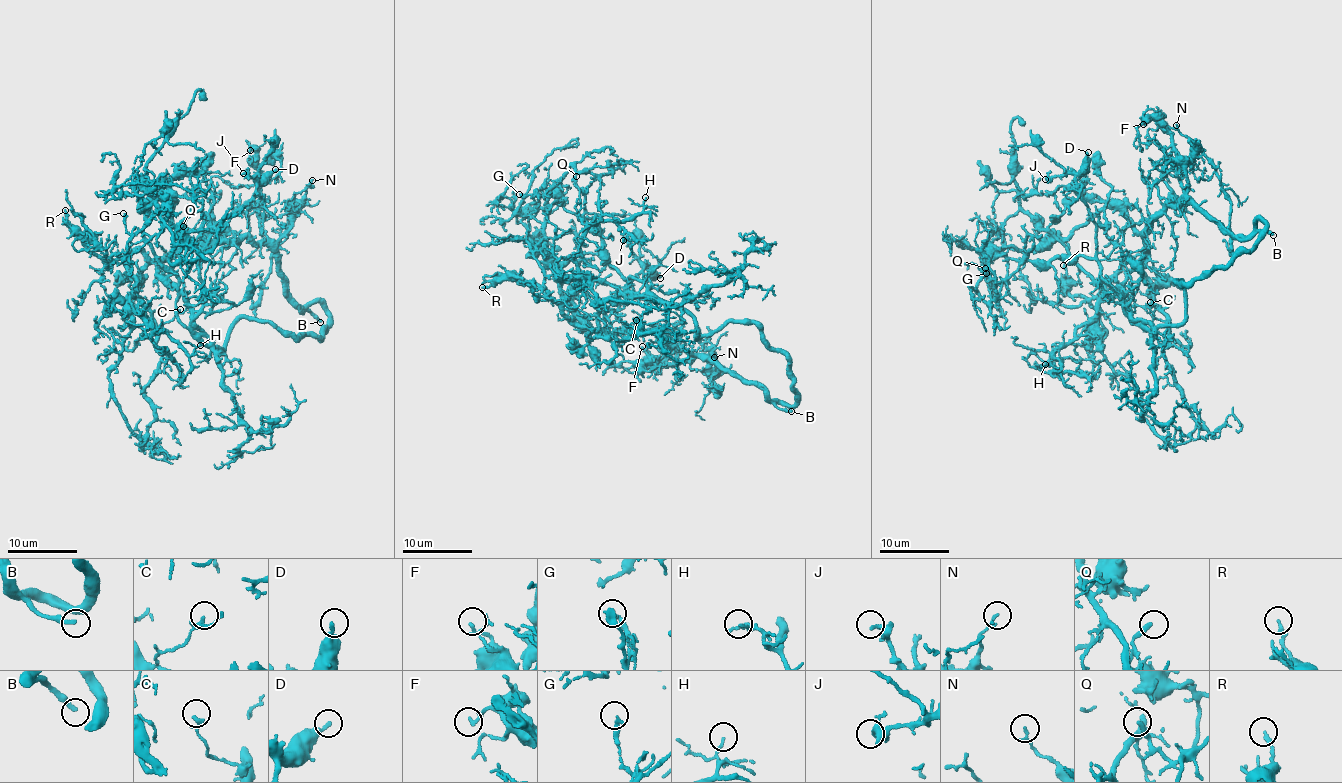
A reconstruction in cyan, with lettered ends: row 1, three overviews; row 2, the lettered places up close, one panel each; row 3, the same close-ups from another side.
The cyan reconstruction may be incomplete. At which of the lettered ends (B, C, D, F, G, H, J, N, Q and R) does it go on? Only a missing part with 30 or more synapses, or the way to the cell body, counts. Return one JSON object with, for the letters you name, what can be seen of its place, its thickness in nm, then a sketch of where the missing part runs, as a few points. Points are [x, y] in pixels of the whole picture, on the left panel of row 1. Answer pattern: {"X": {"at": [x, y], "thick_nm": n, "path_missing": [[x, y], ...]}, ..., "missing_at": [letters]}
{"B": {"at": [320, 322], "thick_nm": 240}, "missing_at": ["B"]}

